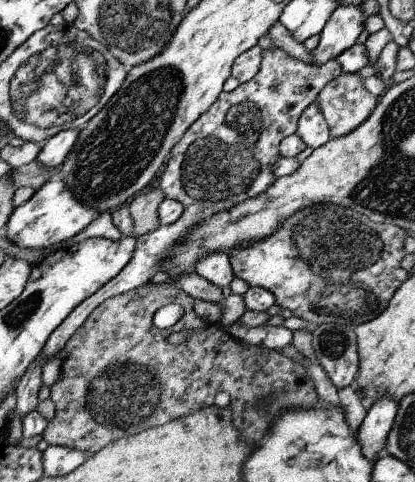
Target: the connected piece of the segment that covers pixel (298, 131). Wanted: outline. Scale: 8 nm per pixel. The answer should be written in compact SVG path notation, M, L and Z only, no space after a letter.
M315 102L299 115L294 134L311 149L321 146L330 139L327 123L322 119Z

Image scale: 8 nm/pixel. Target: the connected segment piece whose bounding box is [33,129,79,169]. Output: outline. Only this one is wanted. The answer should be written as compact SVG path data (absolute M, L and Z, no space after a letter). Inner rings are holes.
M67 129L59 131L51 138L43 142L39 152L34 156L36 163L39 163L45 169L55 169L59 167L66 155L69 152L72 142L75 142L79 129Z

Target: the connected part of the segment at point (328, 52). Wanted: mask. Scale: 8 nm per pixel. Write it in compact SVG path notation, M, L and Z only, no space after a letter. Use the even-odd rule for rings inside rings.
M359 5L335 7L325 21L317 46L309 51L312 61L309 65L319 66L355 44L363 30L364 14Z

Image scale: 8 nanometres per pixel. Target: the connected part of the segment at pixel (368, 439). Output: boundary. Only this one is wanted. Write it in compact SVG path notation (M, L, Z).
M381 397L365 408L365 416L356 430L356 439L361 447L361 454L373 464L385 451L397 403L389 397Z

